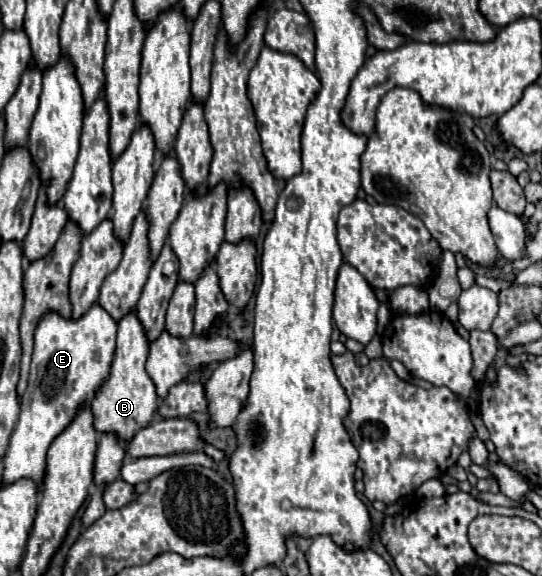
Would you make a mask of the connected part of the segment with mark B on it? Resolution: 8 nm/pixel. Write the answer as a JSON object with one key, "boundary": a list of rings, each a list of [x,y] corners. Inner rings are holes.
{"boundary":[[[130,312],[126,318],[118,322],[118,338],[116,338],[116,356],[110,368],[110,378],[104,382],[100,392],[92,402],[92,416],[94,416],[94,430],[96,432],[114,432],[120,442],[128,444],[134,434],[152,424],[158,396],[154,382],[144,370],[148,356],[148,342],[146,334],[142,334],[142,324],[138,322],[136,314]]]}

